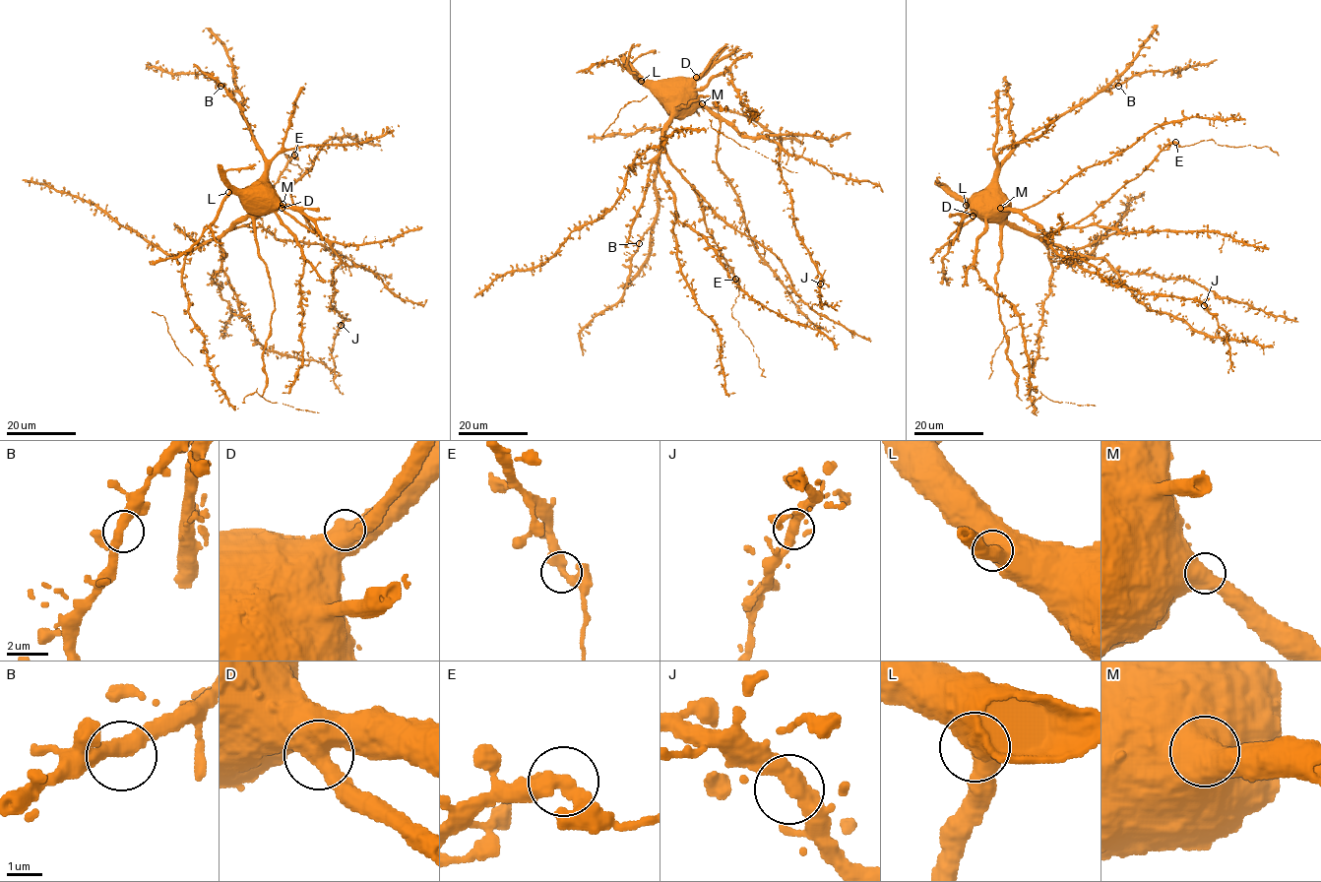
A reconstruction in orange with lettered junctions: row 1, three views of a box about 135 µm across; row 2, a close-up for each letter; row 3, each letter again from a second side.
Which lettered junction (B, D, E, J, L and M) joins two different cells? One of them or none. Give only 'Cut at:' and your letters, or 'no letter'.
Cut at: E

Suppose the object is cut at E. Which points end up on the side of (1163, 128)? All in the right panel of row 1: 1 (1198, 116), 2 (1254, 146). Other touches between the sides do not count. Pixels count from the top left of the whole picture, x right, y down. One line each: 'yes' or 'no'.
1: yes
2: no

